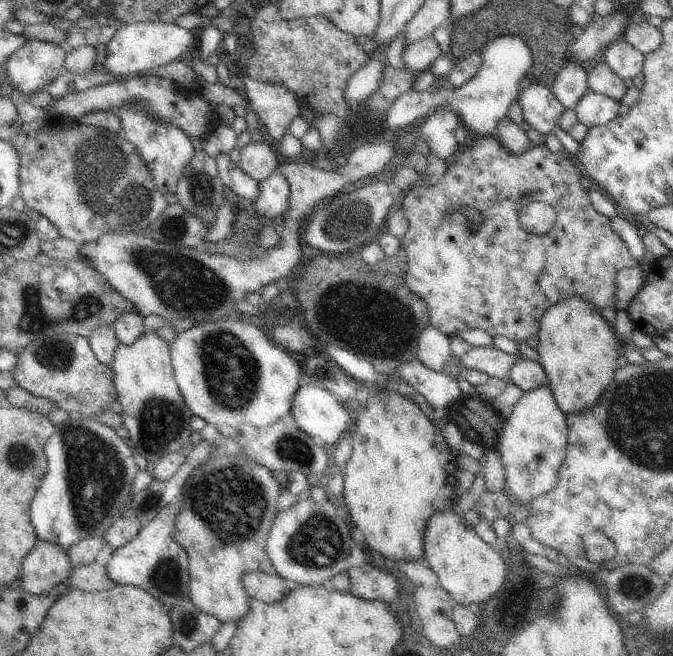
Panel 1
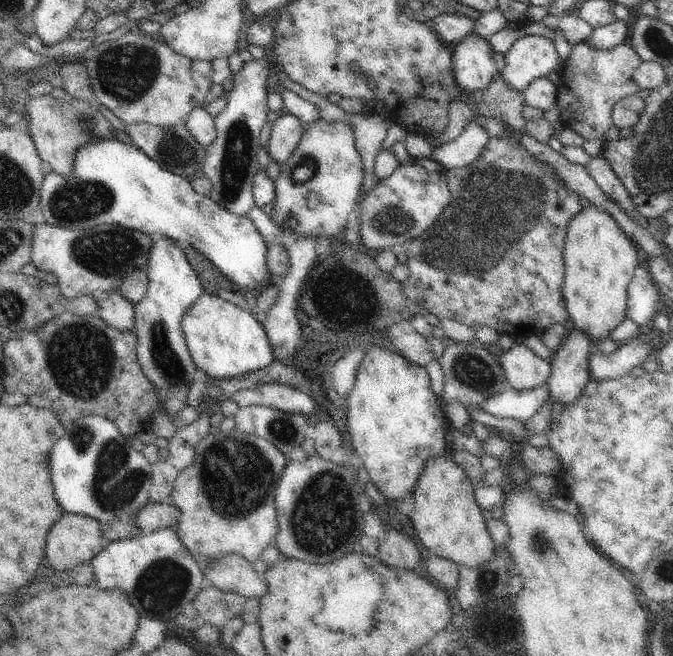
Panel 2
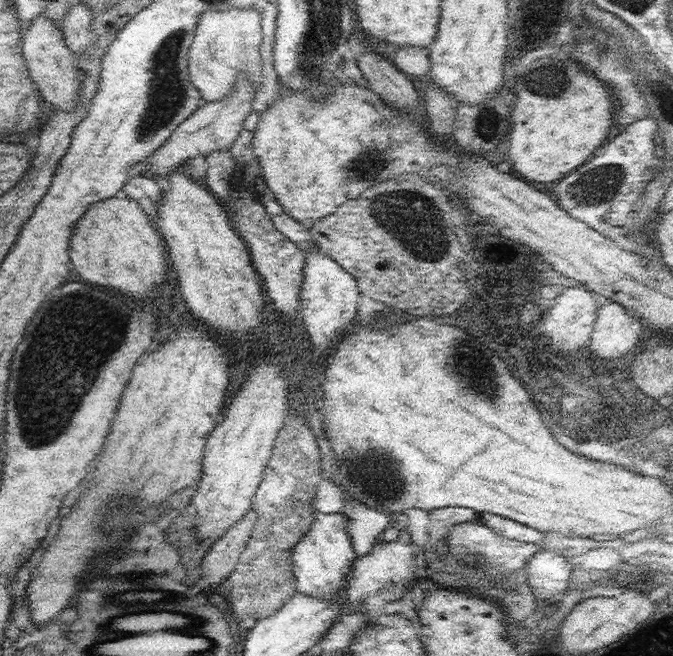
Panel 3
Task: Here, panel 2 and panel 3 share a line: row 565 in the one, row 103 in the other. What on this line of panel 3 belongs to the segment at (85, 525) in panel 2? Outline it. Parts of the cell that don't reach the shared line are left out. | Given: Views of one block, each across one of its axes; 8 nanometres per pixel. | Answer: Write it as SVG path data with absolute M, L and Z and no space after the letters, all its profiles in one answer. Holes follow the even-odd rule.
M38 16L30 22L30 26L23 31L22 35L22 54L32 74L32 80L38 84L38 90L42 92L42 98L50 102L55 110L62 110L62 112L76 110L80 104L80 73L74 63L74 53L66 46L63 30L58 28L50 18Z

